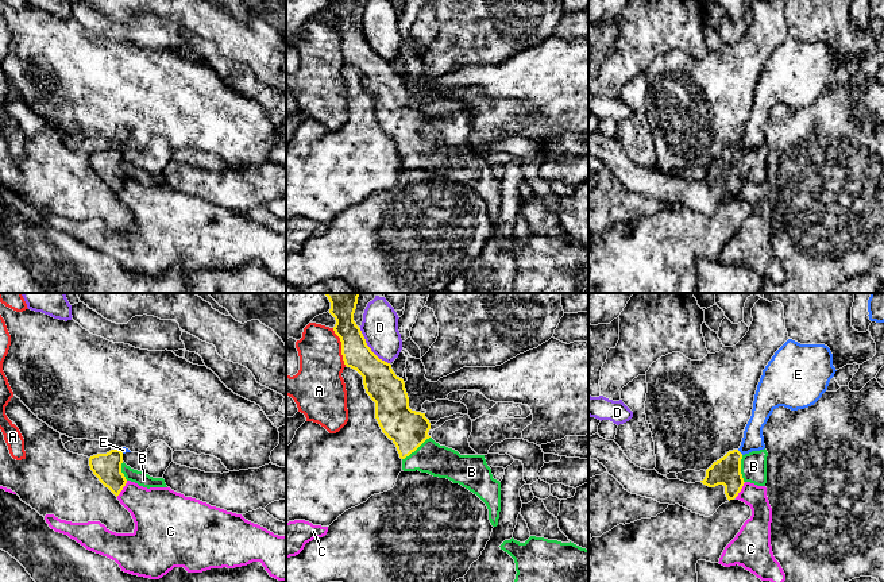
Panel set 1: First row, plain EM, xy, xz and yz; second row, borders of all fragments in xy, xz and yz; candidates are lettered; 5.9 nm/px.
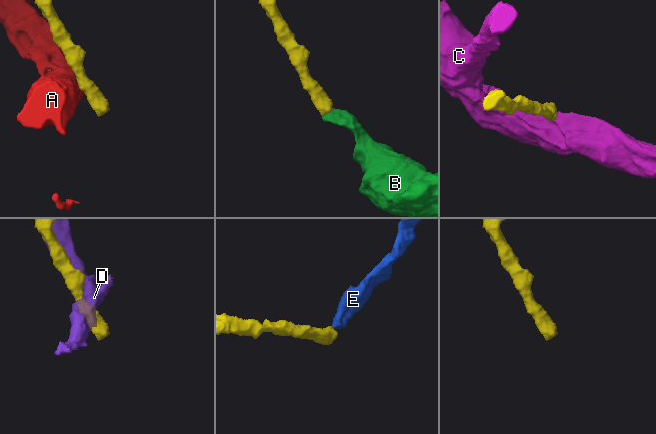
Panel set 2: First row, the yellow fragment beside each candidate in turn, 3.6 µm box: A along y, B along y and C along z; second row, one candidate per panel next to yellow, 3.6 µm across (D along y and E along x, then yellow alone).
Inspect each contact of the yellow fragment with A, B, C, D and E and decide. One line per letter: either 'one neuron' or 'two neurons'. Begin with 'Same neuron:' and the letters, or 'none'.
Same neuron: B
A: two neurons
B: one neuron
C: two neurons
D: two neurons
E: two neurons

